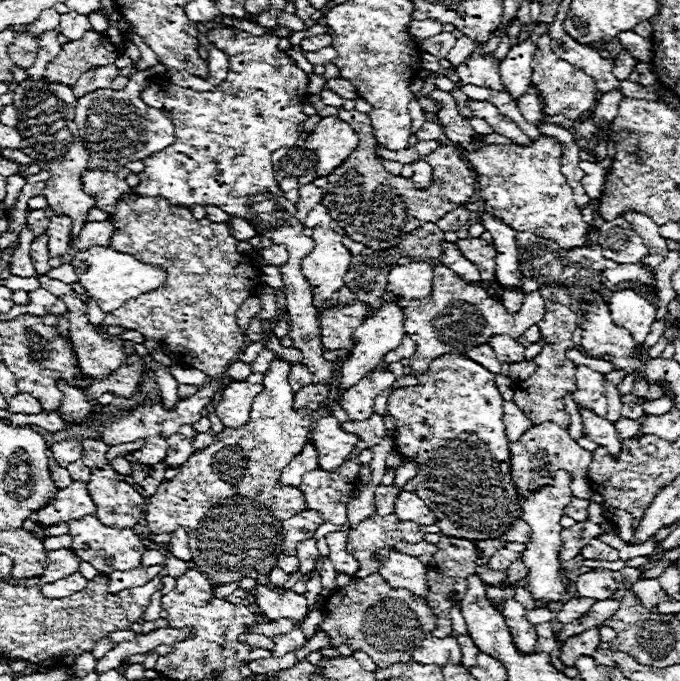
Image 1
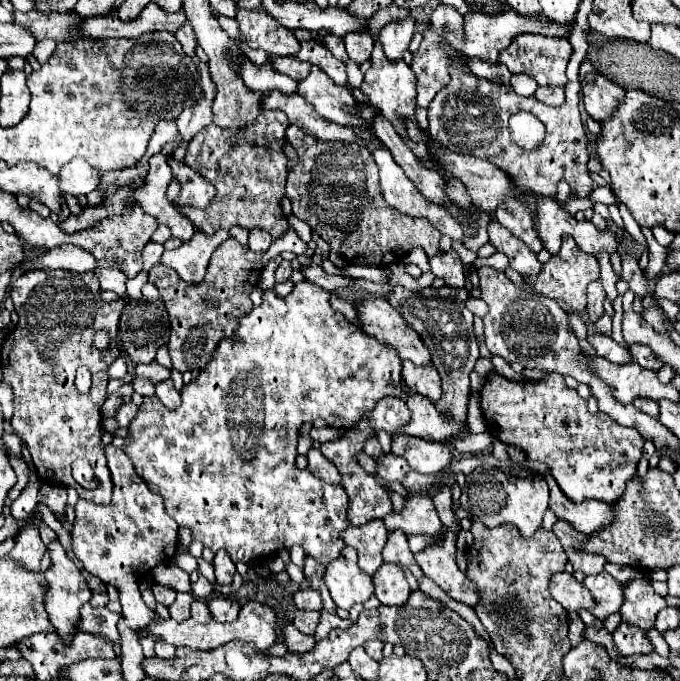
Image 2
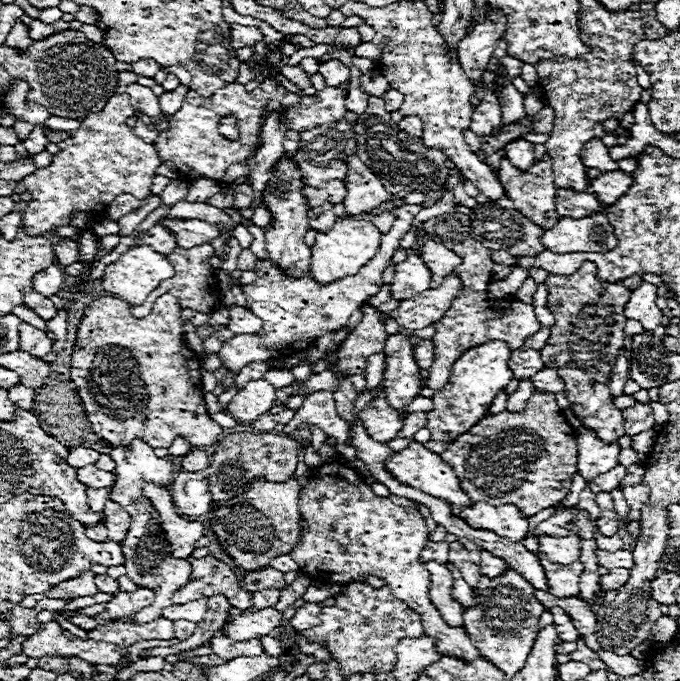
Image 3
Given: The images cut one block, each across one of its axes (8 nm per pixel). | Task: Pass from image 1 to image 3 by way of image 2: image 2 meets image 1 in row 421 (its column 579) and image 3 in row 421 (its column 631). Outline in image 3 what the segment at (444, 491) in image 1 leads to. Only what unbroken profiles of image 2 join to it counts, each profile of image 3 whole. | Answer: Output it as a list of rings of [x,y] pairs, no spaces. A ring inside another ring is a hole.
[[[488,342],[476,348],[470,348],[464,352],[452,366],[452,376],[448,378],[448,384],[434,392],[432,410],[428,412],[428,424],[430,440],[434,442],[452,442],[460,434],[468,432],[472,426],[476,426],[482,418],[486,418],[488,408],[498,392],[502,392],[508,382],[514,378],[508,368],[508,358],[512,350],[504,342]]]

